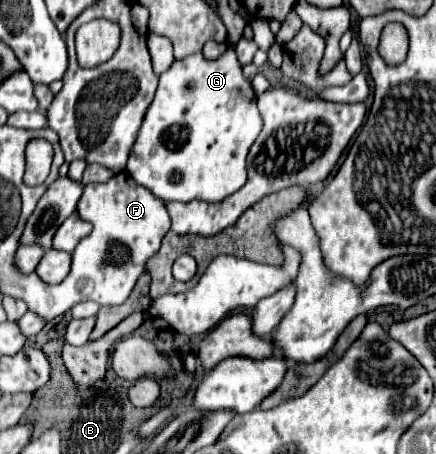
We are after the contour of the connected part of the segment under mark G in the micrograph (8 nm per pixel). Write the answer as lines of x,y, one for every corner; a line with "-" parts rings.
228,48
216,60
192,54
184,60
176,60
172,68
160,76
160,86
144,116
126,170
134,182
146,186
162,200
220,202
246,184
246,156
260,130
262,118
256,108
256,94
242,76
242,66
236,60
234,48

